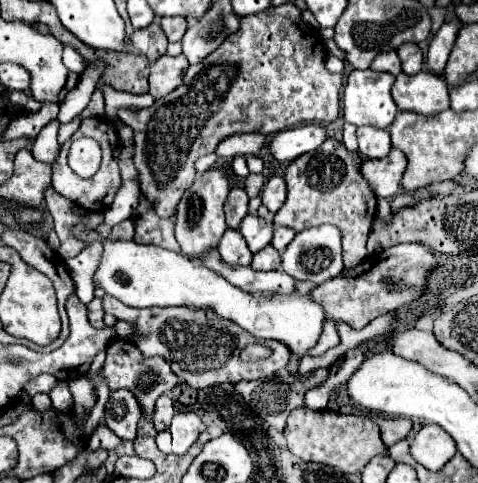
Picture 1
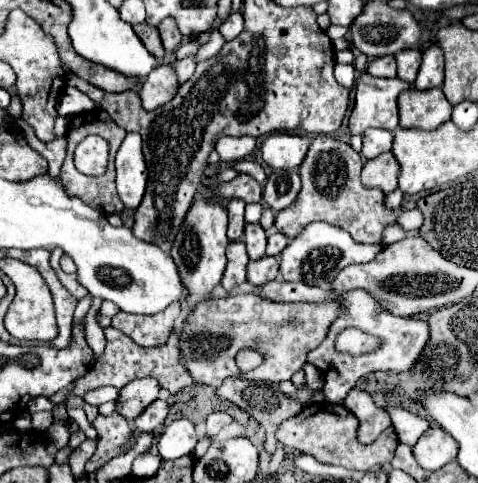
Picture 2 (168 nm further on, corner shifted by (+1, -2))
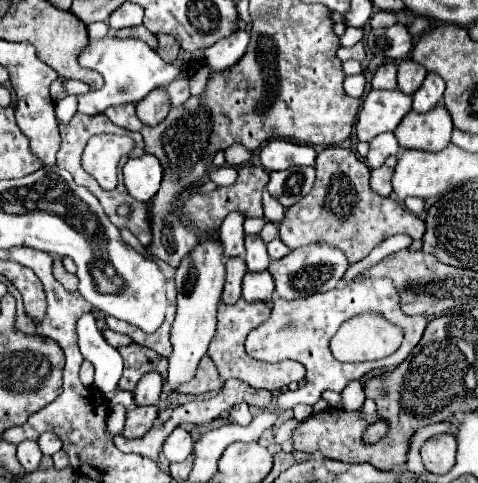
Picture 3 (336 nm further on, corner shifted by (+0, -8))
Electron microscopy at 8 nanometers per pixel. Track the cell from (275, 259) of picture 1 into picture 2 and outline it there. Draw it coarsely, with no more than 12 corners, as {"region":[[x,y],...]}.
{"region":[[278,258],[248,262],[248,282],[264,286],[278,278]]}

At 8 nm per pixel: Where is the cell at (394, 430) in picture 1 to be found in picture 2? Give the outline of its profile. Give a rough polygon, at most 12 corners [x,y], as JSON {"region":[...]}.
{"region":[[352,388],[344,406],[360,420],[358,440],[372,444],[392,426],[370,394]]}

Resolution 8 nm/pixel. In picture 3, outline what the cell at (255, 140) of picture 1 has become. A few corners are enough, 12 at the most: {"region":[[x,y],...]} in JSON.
{"region":[[243,144],[225,150],[229,166],[241,166],[251,160],[251,152]]}

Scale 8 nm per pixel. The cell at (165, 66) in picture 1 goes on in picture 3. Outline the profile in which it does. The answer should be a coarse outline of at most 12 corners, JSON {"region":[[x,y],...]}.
{"region":[[157,88],[137,102],[143,124],[165,120],[171,104],[167,92]]}

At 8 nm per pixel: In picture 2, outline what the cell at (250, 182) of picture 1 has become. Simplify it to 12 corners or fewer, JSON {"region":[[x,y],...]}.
{"region":[[238,174],[220,184],[214,194],[240,198],[262,200],[262,186],[250,174]]}

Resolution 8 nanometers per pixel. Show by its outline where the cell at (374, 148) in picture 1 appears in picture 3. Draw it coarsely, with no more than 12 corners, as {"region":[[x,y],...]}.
{"region":[[381,134],[369,142],[367,164],[379,168],[397,156],[395,134]]}

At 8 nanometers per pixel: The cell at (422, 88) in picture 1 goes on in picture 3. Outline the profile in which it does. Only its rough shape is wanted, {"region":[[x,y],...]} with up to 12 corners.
{"region":[[443,104],[409,112],[395,136],[401,148],[439,152],[453,122]]}

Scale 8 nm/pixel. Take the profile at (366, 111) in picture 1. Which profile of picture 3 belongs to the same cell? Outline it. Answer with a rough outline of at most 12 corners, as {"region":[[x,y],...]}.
{"region":[[369,90],[355,124],[359,142],[393,132],[409,110],[401,90]]}

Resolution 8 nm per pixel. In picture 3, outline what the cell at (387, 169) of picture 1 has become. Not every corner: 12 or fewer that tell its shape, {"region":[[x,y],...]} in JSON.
{"region":[[391,156],[371,170],[369,186],[379,196],[391,196],[397,158]]}

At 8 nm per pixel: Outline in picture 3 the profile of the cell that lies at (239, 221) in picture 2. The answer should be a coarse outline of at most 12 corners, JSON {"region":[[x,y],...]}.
{"region":[[231,212],[219,228],[225,256],[245,256],[241,212]]}

